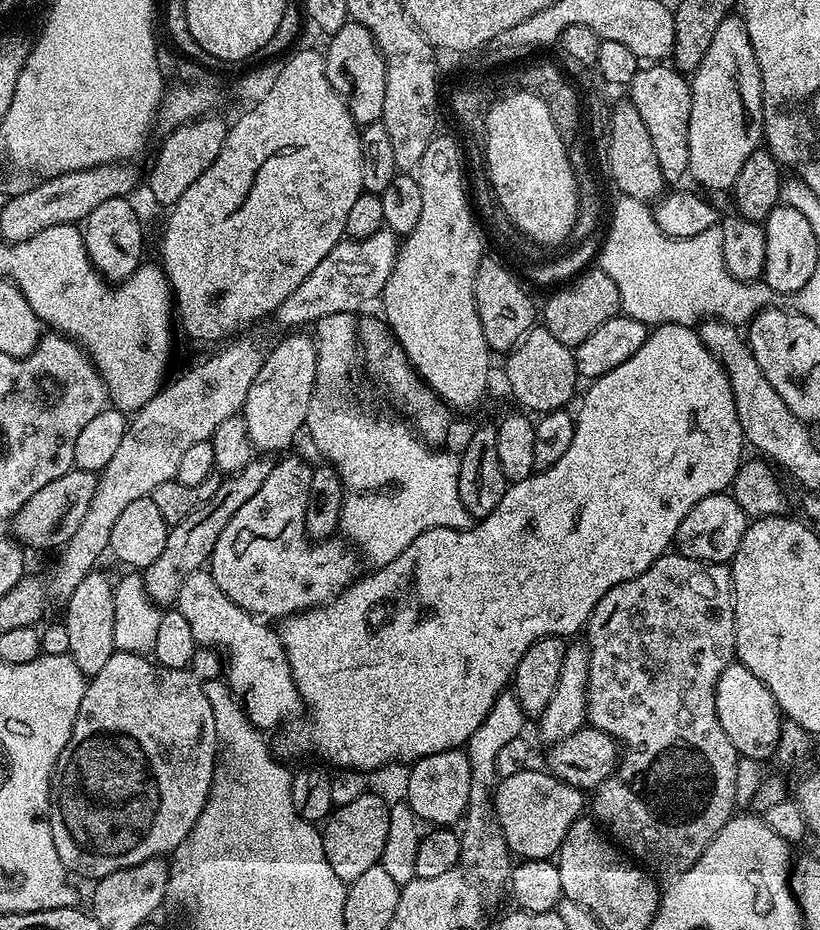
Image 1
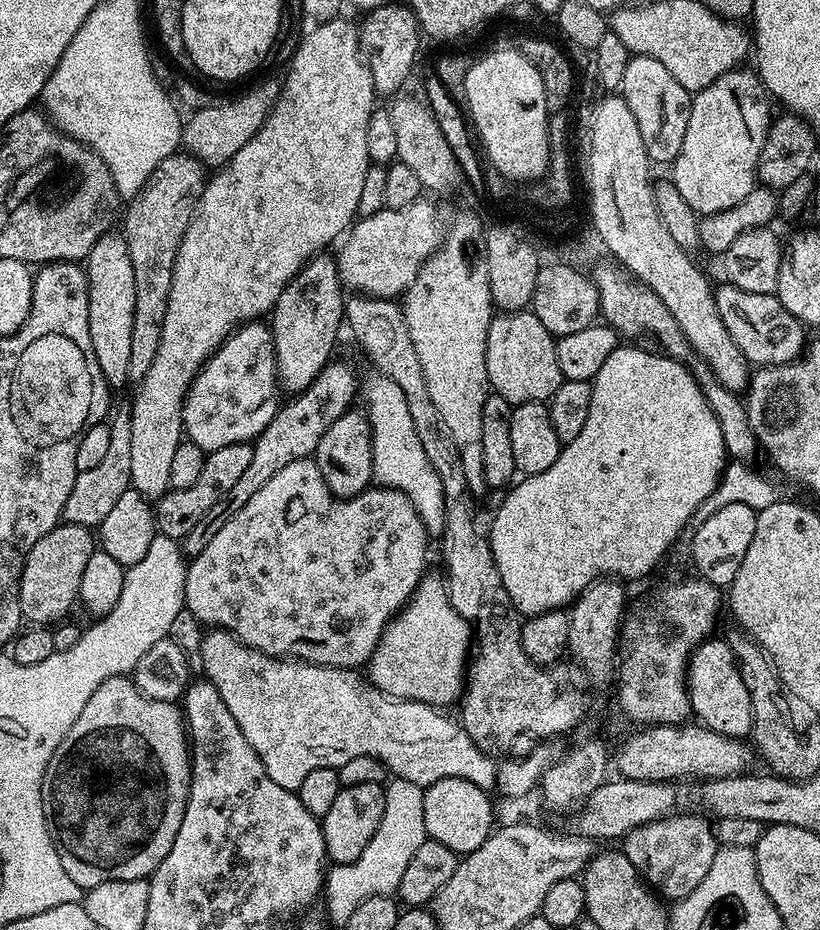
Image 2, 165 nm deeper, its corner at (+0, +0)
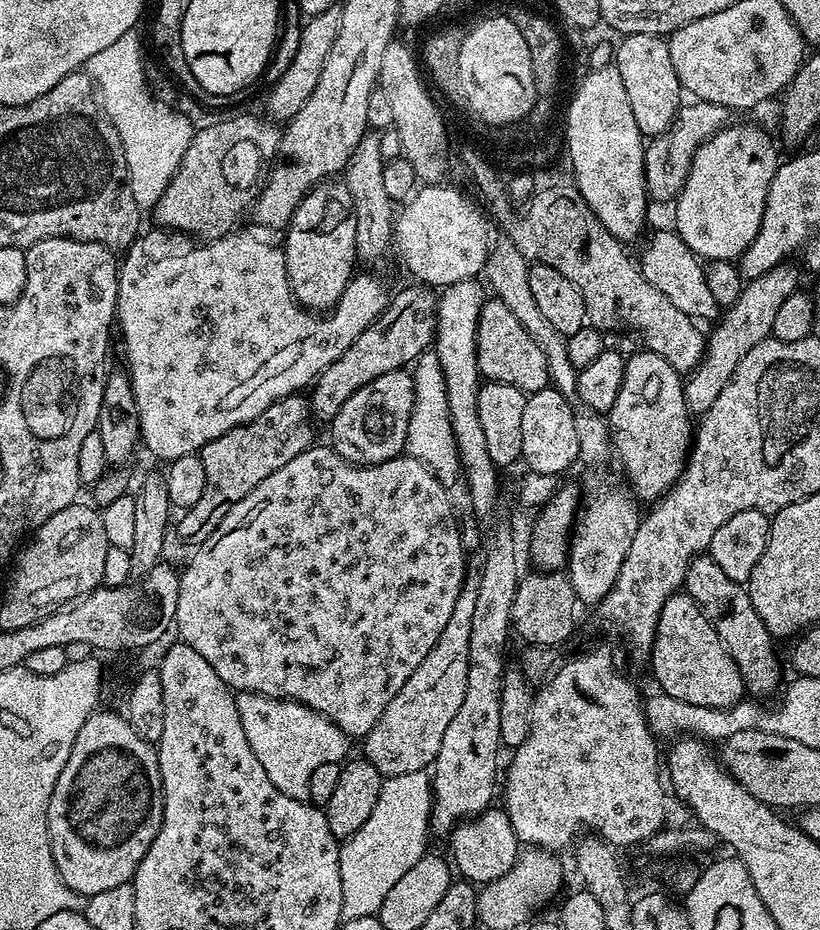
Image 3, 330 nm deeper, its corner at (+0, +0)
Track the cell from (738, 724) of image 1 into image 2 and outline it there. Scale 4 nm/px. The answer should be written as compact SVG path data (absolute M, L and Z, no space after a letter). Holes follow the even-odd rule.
M705 639L703 644L696 647L688 662L688 701L692 704L695 719L706 728L712 728L718 734L733 738L744 738L752 730L752 707L750 694L746 690L746 682L742 682L742 674L736 665L734 654L730 650L727 639Z

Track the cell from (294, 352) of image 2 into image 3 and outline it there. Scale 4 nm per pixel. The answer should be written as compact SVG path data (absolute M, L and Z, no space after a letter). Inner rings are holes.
M321 182L298 202L283 233L282 247L292 293L303 308L331 310L346 290L354 275L352 267L358 264L355 225L354 202L342 182Z

